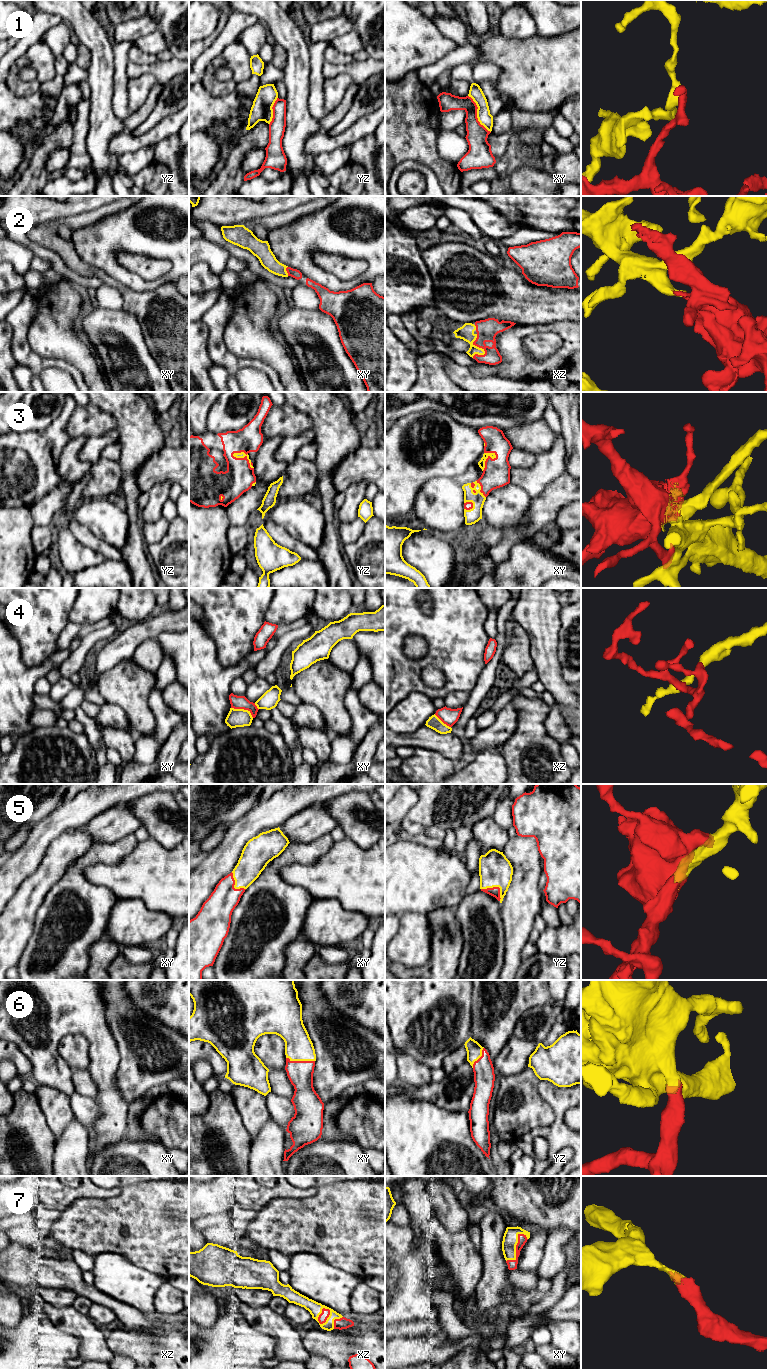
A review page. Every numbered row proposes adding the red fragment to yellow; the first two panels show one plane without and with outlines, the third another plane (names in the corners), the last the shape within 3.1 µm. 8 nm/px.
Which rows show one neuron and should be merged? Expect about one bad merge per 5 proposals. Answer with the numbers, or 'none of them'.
2, 3, 5, 6, 7

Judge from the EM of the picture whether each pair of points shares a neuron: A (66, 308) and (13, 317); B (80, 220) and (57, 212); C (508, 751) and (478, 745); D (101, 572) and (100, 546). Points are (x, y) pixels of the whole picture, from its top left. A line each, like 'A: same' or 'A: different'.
A: different
B: different
C: different
D: different

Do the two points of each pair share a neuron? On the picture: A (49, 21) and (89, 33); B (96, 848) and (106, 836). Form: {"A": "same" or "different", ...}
{"A": "different", "B": "different"}

